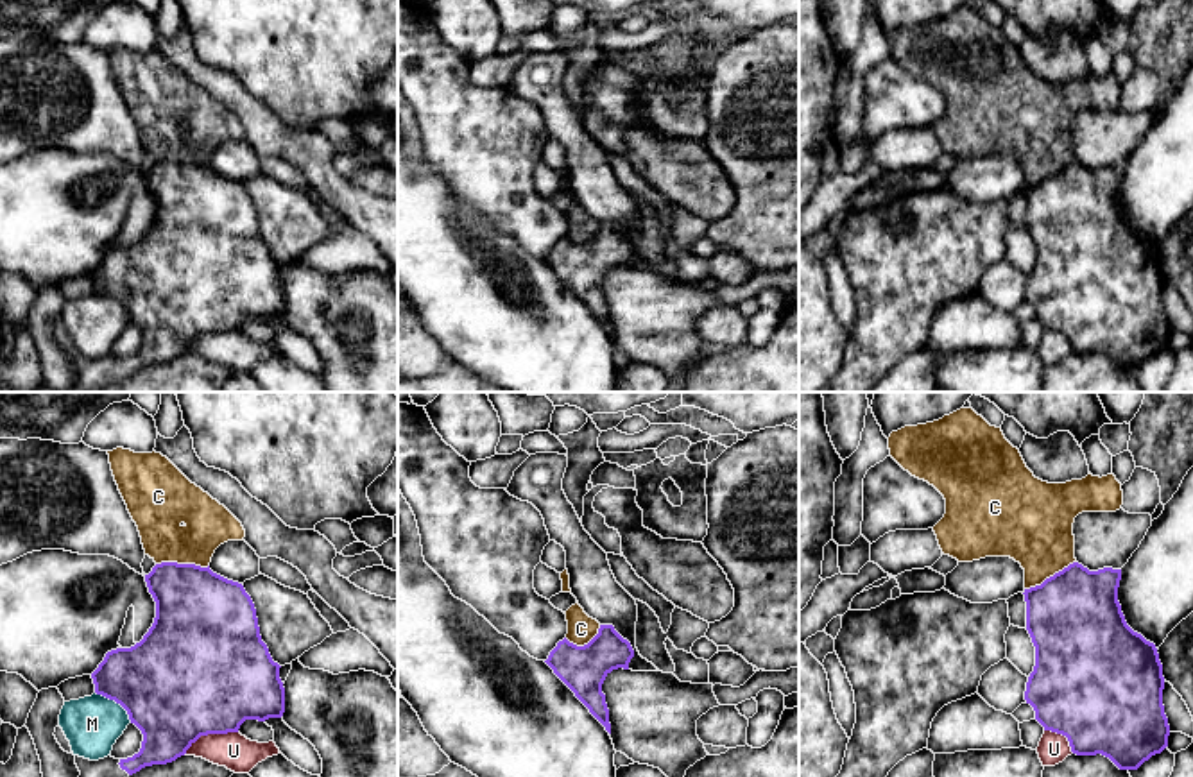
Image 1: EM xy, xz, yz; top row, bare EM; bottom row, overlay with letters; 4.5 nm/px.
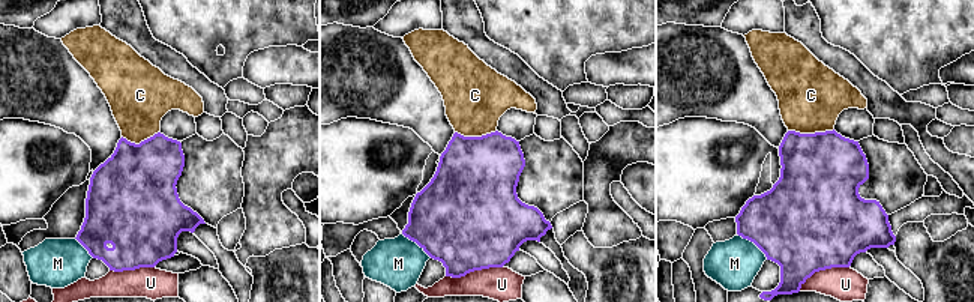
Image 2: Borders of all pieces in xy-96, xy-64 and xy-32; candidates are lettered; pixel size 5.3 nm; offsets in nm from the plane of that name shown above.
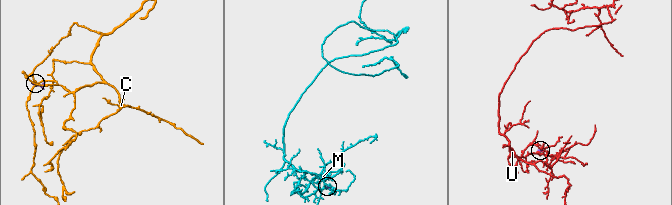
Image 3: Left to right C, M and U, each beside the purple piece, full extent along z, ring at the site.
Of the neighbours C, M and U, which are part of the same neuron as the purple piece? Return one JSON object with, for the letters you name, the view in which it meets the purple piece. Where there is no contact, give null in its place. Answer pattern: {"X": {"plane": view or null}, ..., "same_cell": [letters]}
{"same_cell": []}

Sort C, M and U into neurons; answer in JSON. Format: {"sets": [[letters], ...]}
{"sets": [["C"], ["M"], ["U"]]}

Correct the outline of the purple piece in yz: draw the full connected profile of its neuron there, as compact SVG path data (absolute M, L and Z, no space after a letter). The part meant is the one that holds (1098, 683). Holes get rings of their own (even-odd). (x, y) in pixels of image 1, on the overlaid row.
M1073 562L1041 585L1025 589L1026 630L1035 646L1035 666L1026 682L1025 700L1044 730L1068 738L1073 754L1102 754L1120 770L1137 770L1168 747L1170 725L1163 705L1164 677L1157 648L1127 625L1118 602L1120 580L1121 569L1089 571Z

